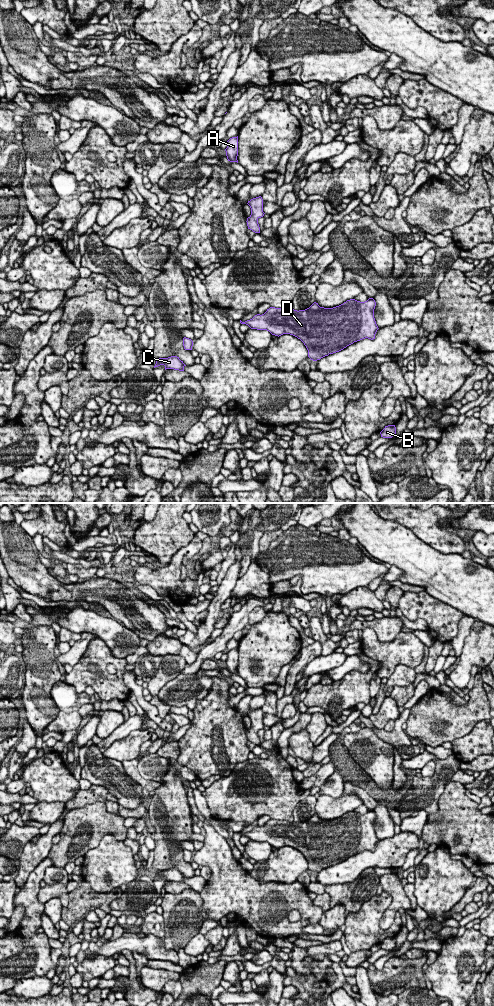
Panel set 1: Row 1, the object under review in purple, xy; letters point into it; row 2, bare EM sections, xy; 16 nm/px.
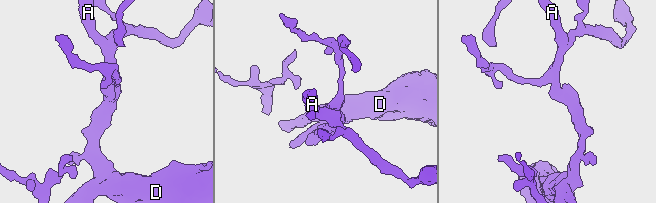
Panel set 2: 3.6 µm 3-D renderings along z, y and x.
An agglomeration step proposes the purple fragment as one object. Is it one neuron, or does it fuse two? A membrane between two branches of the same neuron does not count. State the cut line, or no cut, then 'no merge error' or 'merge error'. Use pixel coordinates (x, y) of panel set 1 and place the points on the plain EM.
no cut; no merge error

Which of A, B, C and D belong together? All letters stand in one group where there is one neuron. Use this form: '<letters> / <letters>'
A B C D

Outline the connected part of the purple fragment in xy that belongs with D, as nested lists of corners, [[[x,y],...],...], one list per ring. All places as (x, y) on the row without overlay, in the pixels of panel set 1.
[[[369,810],[365,814],[350,811],[333,820],[320,819],[316,814],[309,820],[299,823],[270,819],[264,826],[257,826],[245,834],[240,832],[240,835],[248,837],[251,841],[267,842],[278,849],[283,846],[293,847],[304,855],[308,862],[308,869],[317,873],[343,862],[354,854],[365,850],[375,851],[379,841],[374,830],[375,818],[375,812]]]

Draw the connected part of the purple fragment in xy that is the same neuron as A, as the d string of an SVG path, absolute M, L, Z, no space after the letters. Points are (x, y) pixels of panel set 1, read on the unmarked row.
M238 648L237 649L232 649L227 653L227 660L225 661L226 663L226 668L228 673L230 674L237 674L237 668L238 668Z

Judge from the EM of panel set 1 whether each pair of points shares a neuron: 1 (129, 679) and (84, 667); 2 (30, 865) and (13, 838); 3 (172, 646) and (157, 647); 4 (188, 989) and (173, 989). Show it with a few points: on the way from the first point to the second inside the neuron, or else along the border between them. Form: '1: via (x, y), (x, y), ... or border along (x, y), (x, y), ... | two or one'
1: border along (126, 671), (123, 675), (123, 682), (131, 693) | two
2: border along (29, 840), (18, 858) | two
3: via (168, 646), (161, 646) | one
4: border along (180, 980), (181, 992), (178, 995) | two

